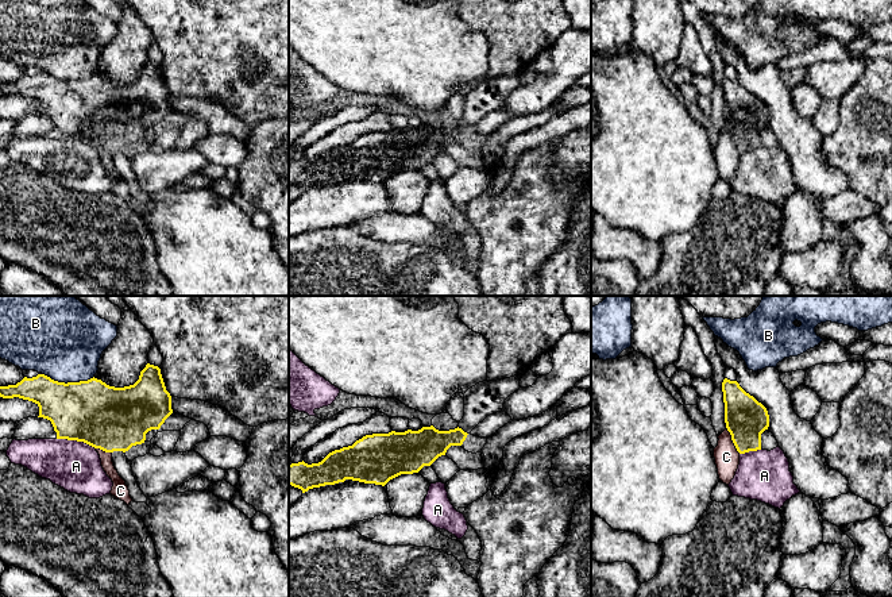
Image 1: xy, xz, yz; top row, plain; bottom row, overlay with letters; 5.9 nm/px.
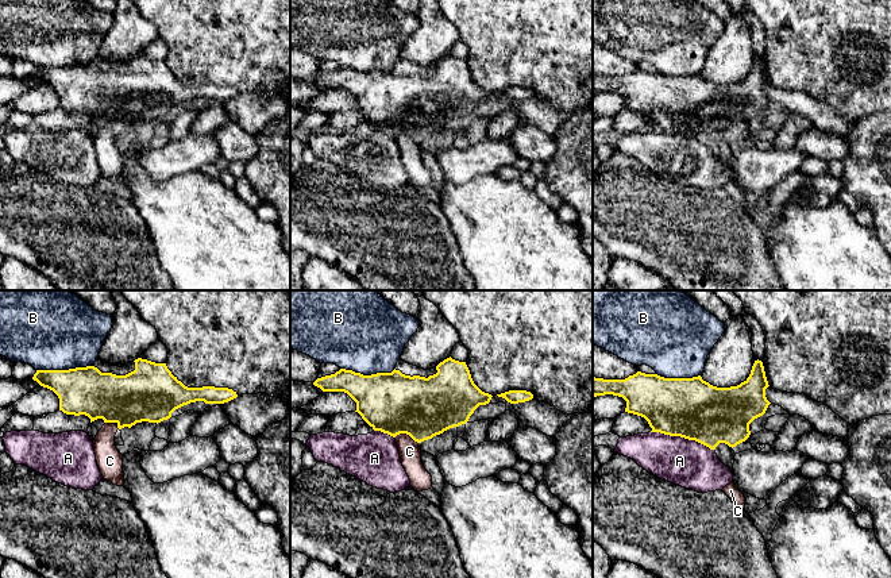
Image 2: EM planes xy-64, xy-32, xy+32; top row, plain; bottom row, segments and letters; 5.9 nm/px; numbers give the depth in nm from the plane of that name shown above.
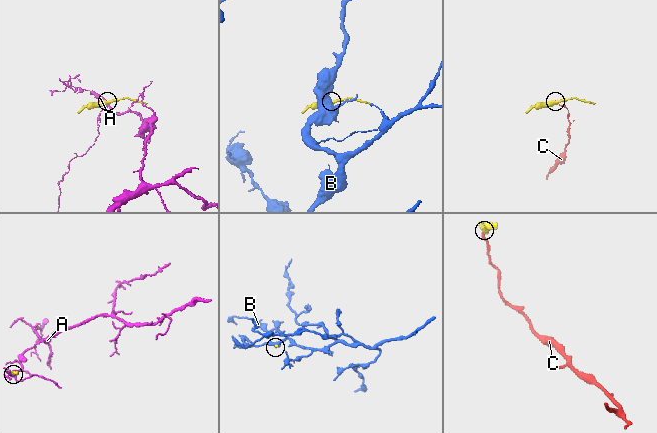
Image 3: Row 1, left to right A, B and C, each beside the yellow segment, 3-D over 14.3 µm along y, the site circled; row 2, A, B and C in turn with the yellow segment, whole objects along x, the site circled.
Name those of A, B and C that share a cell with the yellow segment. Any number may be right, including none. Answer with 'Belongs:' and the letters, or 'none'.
Belongs: none

